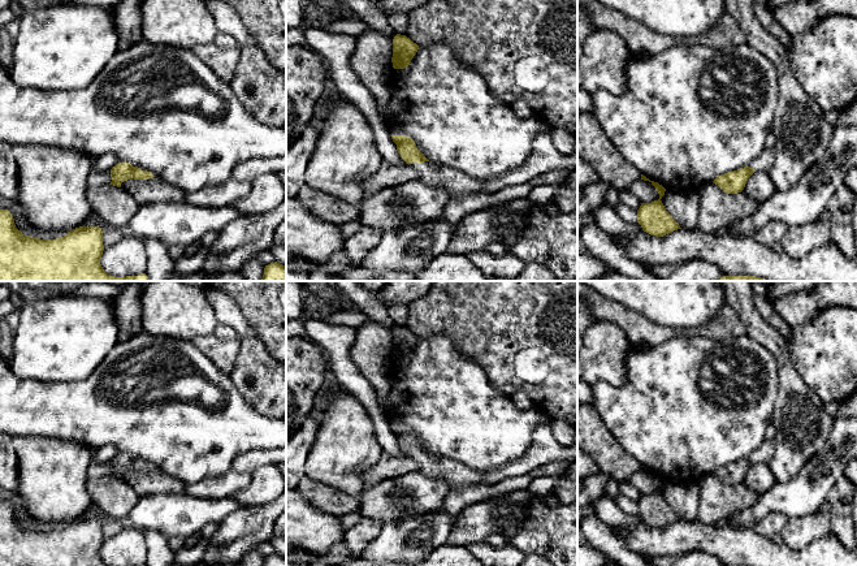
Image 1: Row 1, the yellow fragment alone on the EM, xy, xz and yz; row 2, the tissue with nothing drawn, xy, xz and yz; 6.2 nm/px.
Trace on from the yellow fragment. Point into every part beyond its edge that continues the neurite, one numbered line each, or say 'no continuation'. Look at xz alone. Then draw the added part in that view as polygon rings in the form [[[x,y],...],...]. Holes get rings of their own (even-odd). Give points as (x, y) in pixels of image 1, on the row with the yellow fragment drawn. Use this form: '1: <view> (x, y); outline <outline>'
1: xz (457, 184); outline [[[433,161],[412,163],[411,167],[420,172],[420,181],[449,193],[450,199],[459,199],[469,194],[486,194],[484,181],[467,176],[453,168],[442,168]]]

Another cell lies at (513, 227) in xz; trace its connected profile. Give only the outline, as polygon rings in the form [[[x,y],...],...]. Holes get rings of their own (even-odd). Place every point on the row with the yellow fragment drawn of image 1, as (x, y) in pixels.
[[[531,204],[512,215],[497,212],[495,222],[501,228],[501,243],[505,245],[507,251],[510,251],[511,246],[523,237],[529,225],[529,213],[533,208],[534,204]]]

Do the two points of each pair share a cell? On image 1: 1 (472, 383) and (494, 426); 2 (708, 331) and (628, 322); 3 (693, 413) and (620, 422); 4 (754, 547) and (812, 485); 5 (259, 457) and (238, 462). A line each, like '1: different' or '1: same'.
1: same
2: same
3: same
4: different
5: same

